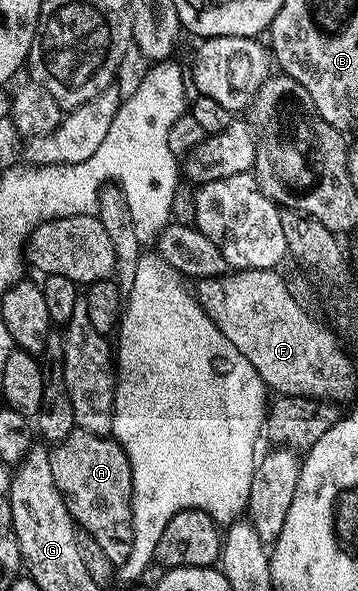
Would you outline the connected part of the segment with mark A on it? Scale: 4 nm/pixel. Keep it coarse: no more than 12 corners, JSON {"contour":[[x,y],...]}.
{"contour":[[109,435],[50,453],[77,527],[117,566],[132,554],[132,466]]}

